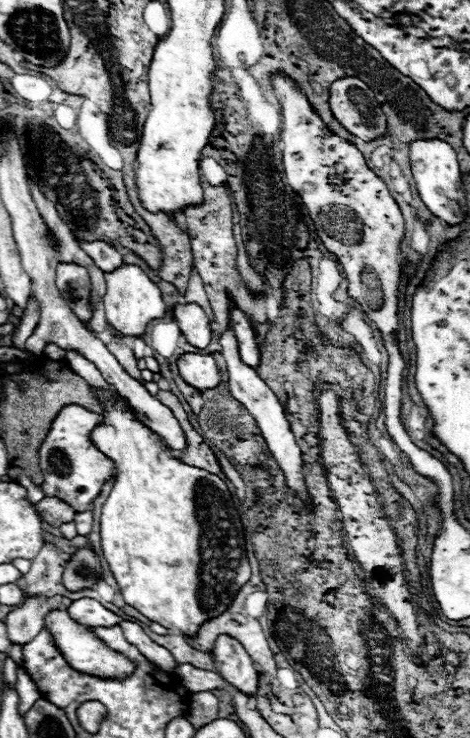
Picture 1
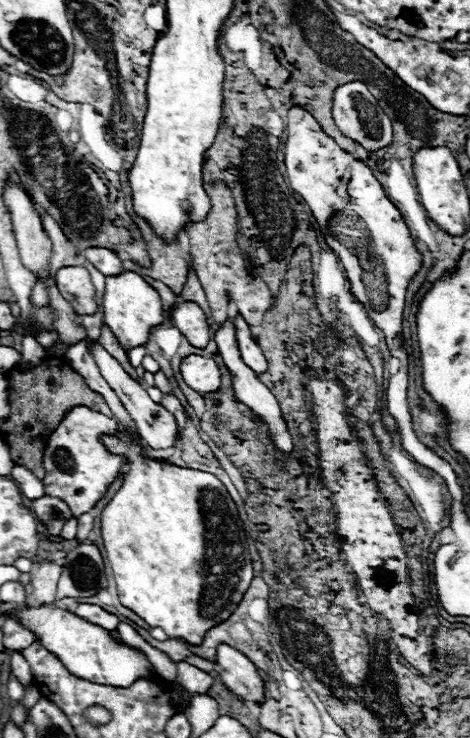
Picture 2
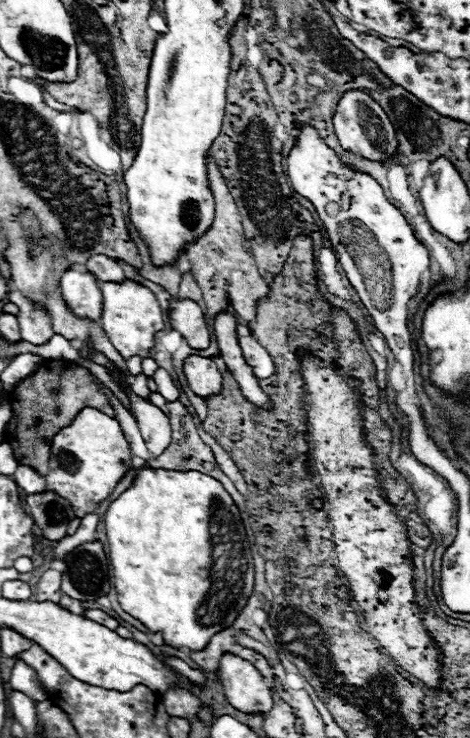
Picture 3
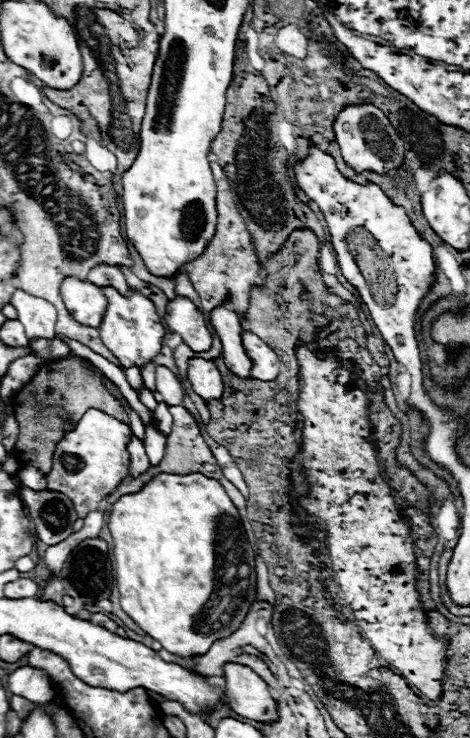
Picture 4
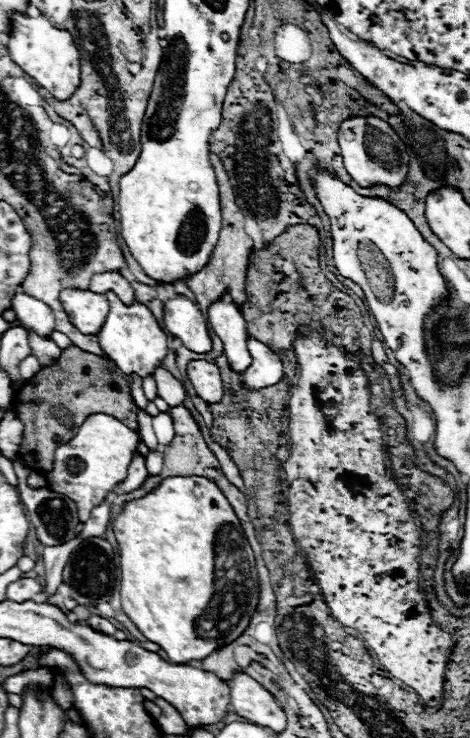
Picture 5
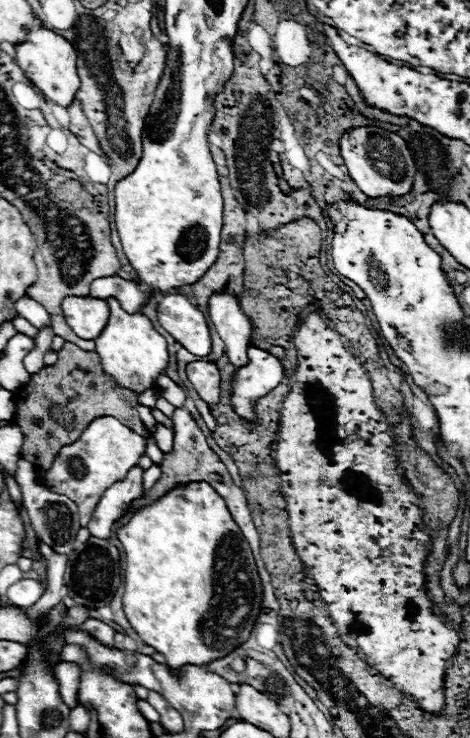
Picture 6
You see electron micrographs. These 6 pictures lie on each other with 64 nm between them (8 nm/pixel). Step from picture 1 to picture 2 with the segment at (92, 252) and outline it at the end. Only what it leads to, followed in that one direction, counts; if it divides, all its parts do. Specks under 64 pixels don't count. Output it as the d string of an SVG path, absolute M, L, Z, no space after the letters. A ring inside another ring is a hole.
M88 248L84 252L84 258L96 270L100 270L104 276L120 276L122 274L122 260L106 248Z

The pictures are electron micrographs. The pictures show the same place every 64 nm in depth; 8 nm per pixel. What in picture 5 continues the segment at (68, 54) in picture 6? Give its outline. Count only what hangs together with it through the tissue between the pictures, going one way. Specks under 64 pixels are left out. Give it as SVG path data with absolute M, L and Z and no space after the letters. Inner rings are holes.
M16 14L12 20L14 34L8 38L10 58L44 90L58 100L68 100L80 86L80 54L72 34L54 28L42 14L38 18Z

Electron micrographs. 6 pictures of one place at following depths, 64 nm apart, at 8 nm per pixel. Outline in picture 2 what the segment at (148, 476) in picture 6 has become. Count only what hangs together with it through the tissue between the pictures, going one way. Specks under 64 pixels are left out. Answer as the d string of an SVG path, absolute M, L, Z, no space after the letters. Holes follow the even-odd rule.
M98 342L92 346L92 354L94 354L94 360L96 360L96 364L98 364L98 368L100 368L104 380L110 384L110 388L114 388L114 392L116 392L118 398L122 400L124 408L128 410L128 414L130 414L132 420L136 422L138 432L140 432L144 444L150 446L150 448L154 448L154 450L170 448L170 446L174 444L174 436L176 436L176 420L174 420L174 416L172 416L164 406L156 404L156 402L146 394L146 390L144 390L138 382L134 382L134 378L128 376L128 374L122 370L122 366L120 366Z

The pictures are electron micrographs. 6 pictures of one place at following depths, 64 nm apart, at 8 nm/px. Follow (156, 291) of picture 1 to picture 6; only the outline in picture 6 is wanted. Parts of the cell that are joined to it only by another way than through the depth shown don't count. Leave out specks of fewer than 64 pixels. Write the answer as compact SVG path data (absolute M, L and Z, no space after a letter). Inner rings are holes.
M108 300L108 306L110 306L108 324L102 330L102 336L94 340L104 374L112 376L112 380L118 386L128 388L136 394L142 394L148 388L156 388L158 376L164 374L168 368L168 348L164 336L160 336L154 330L152 322L144 314L124 312L118 300Z

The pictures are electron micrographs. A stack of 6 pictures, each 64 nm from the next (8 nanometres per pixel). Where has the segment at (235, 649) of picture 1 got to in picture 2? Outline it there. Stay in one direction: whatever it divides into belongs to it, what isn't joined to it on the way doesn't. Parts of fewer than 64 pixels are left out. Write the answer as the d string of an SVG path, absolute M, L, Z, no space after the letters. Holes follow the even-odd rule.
M220 644L216 664L220 666L222 684L238 696L240 702L264 702L264 682L258 668L236 648Z

